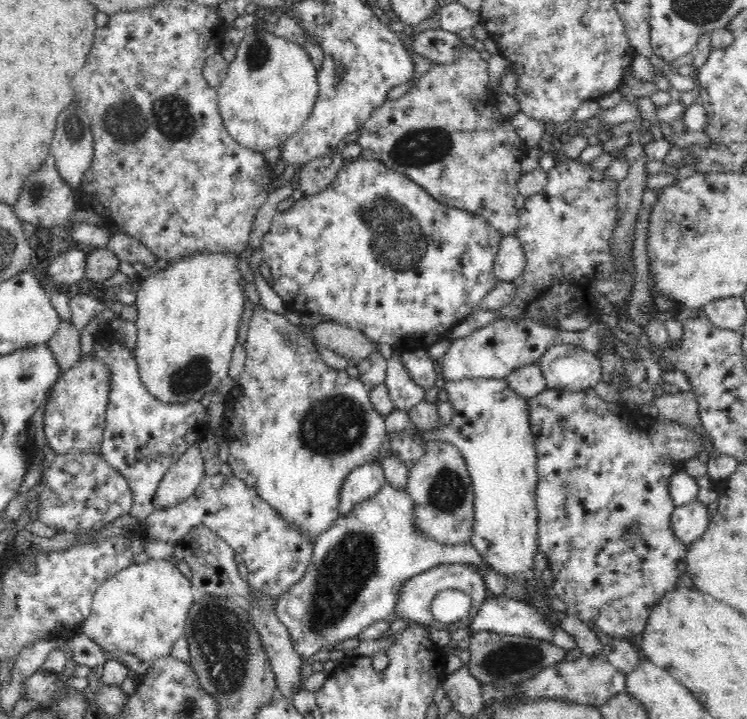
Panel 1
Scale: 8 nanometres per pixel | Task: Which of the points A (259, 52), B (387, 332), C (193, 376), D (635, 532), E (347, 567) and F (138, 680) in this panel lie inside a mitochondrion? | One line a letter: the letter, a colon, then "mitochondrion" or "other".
A: mitochondrion
B: other
C: mitochondrion
D: mitochondrion
E: mitochondrion
F: other

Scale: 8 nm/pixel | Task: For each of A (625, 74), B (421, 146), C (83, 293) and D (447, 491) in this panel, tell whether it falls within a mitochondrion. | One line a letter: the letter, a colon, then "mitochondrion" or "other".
A: other
B: mitochondrion
C: other
D: mitochondrion

